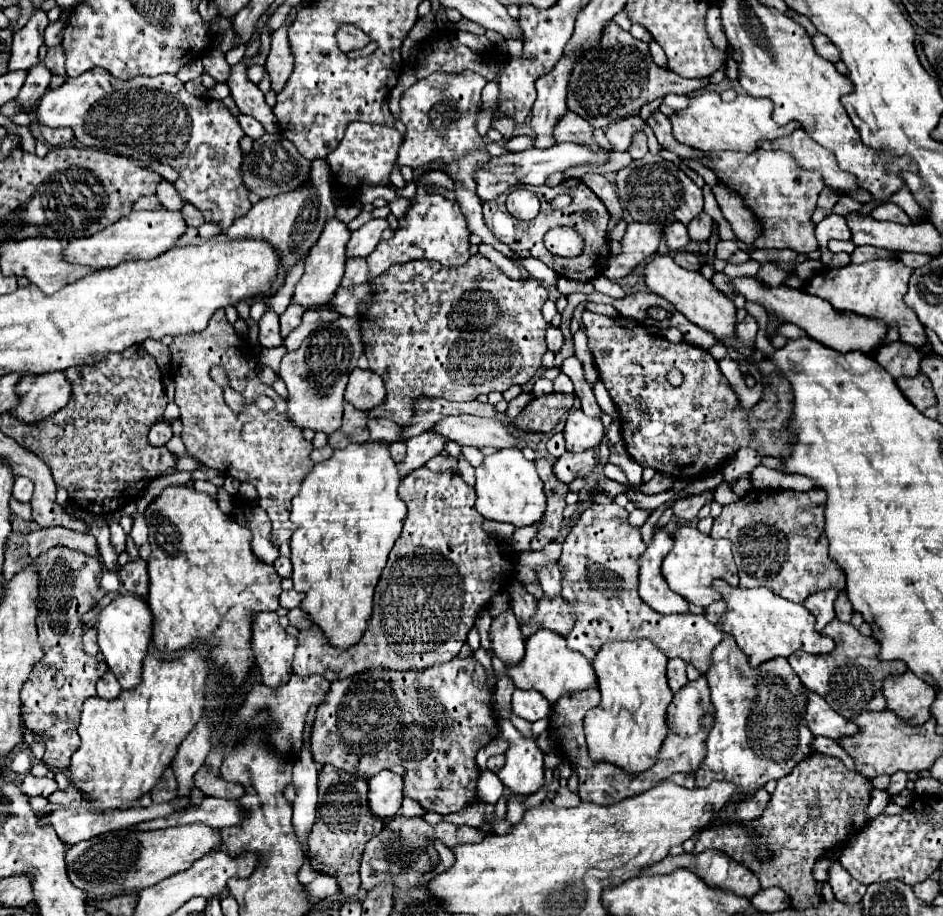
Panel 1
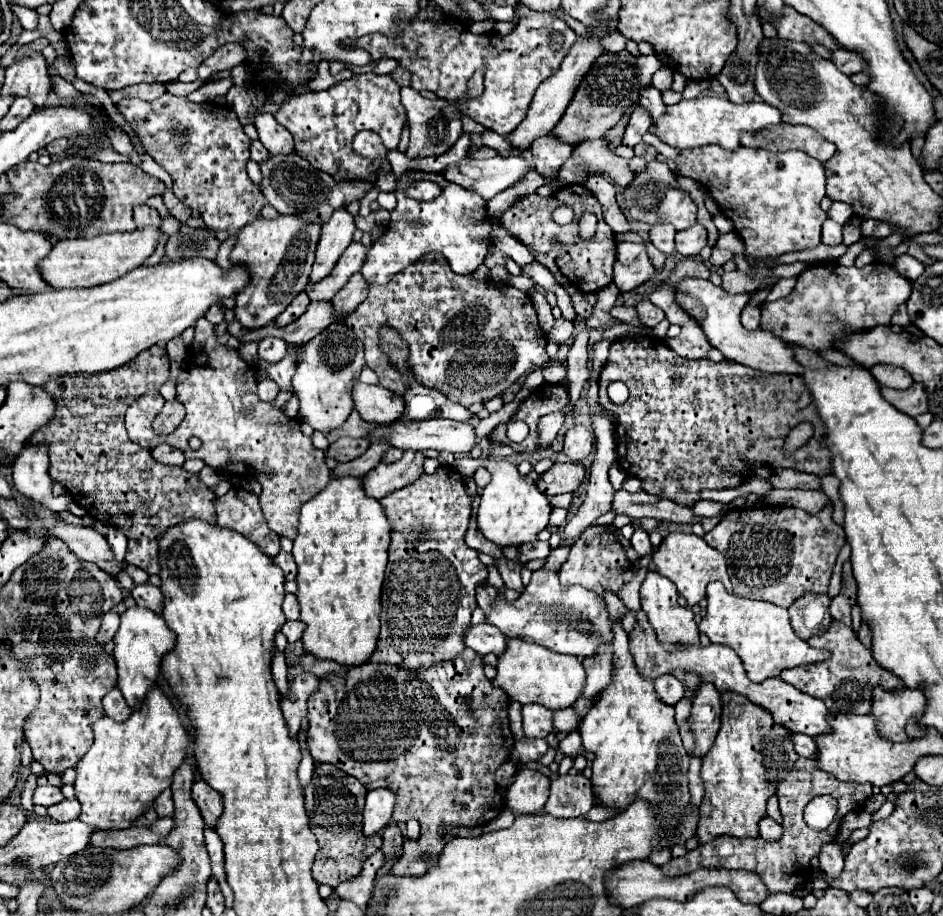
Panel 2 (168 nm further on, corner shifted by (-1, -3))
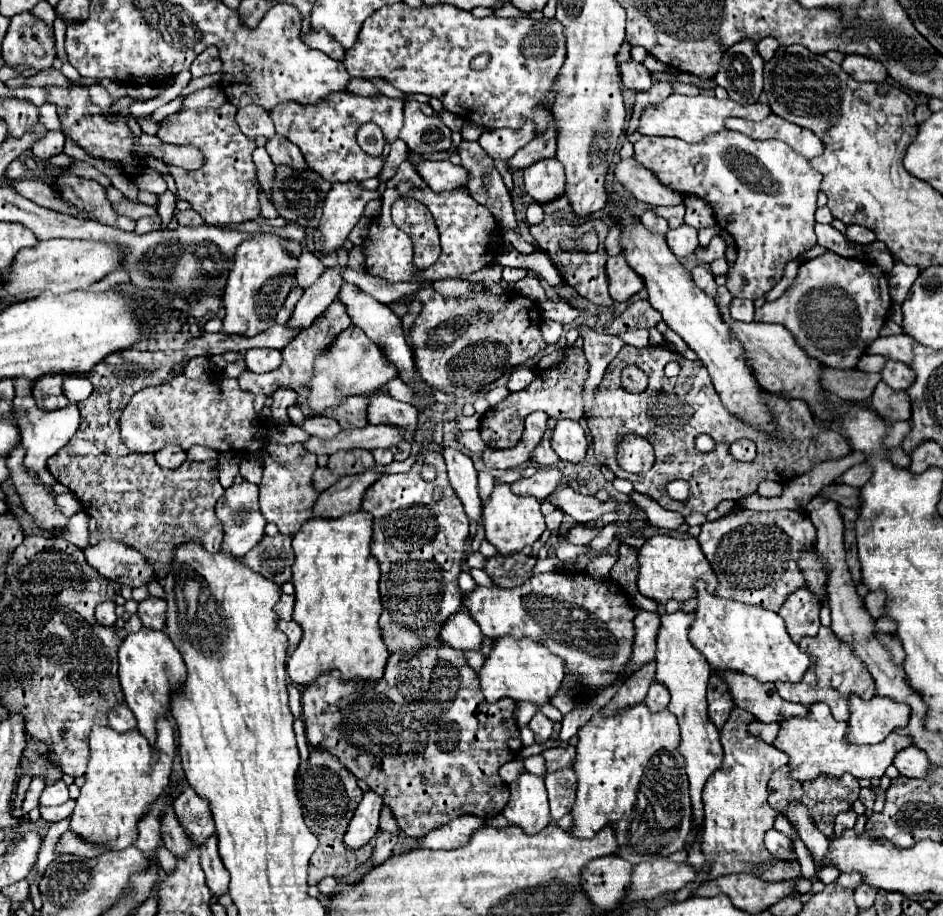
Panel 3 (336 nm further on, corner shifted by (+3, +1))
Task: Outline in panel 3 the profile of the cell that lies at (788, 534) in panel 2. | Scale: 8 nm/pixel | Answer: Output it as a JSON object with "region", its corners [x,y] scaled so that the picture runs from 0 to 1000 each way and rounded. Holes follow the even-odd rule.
{"region":[[[789,557],[759,570],[744,572],[740,585],[742,598],[761,629],[759,651],[780,655],[787,659],[808,662],[825,668],[836,648],[853,640],[853,629],[846,624],[846,609],[850,598],[863,596],[865,576],[853,559],[823,557],[800,559]]]}

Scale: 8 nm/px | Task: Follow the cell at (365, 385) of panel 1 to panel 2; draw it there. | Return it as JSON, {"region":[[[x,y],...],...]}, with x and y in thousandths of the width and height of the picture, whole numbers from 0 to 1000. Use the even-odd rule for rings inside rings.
{"region":[[[384,417],[375,421],[373,437],[380,452],[399,463],[414,463],[422,459],[424,450],[428,448],[426,432],[416,432],[416,428],[405,421],[390,421]]]}

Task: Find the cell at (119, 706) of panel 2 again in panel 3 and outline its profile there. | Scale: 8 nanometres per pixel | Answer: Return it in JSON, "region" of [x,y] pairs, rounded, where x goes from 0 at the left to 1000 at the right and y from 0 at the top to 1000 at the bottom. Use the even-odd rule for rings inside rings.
{"region":[[[127,769],[127,771],[119,773],[119,777],[117,777],[117,793],[123,799],[138,799],[138,797],[144,797],[144,784],[140,782],[140,777],[134,769]]]}

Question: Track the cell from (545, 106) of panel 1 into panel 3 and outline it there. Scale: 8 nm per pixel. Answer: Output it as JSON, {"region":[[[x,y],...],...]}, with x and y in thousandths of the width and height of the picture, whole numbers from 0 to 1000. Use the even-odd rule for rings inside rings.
{"region":[[[590,172],[573,175],[556,186],[556,205],[571,223],[598,214],[598,183]]]}

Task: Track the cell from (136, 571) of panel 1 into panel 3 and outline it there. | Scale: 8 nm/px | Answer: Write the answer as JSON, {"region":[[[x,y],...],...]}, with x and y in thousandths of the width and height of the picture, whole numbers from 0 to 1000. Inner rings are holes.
{"region":[[[159,651],[146,659],[146,672],[155,686],[174,688],[176,686],[176,657]]]}

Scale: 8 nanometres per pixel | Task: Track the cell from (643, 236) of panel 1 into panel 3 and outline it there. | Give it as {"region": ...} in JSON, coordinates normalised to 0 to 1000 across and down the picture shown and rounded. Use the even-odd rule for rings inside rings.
{"region":[[[662,277],[645,282],[643,299],[645,299],[645,317],[651,330],[664,330],[668,323],[677,321],[683,314],[681,303],[664,288]]]}

